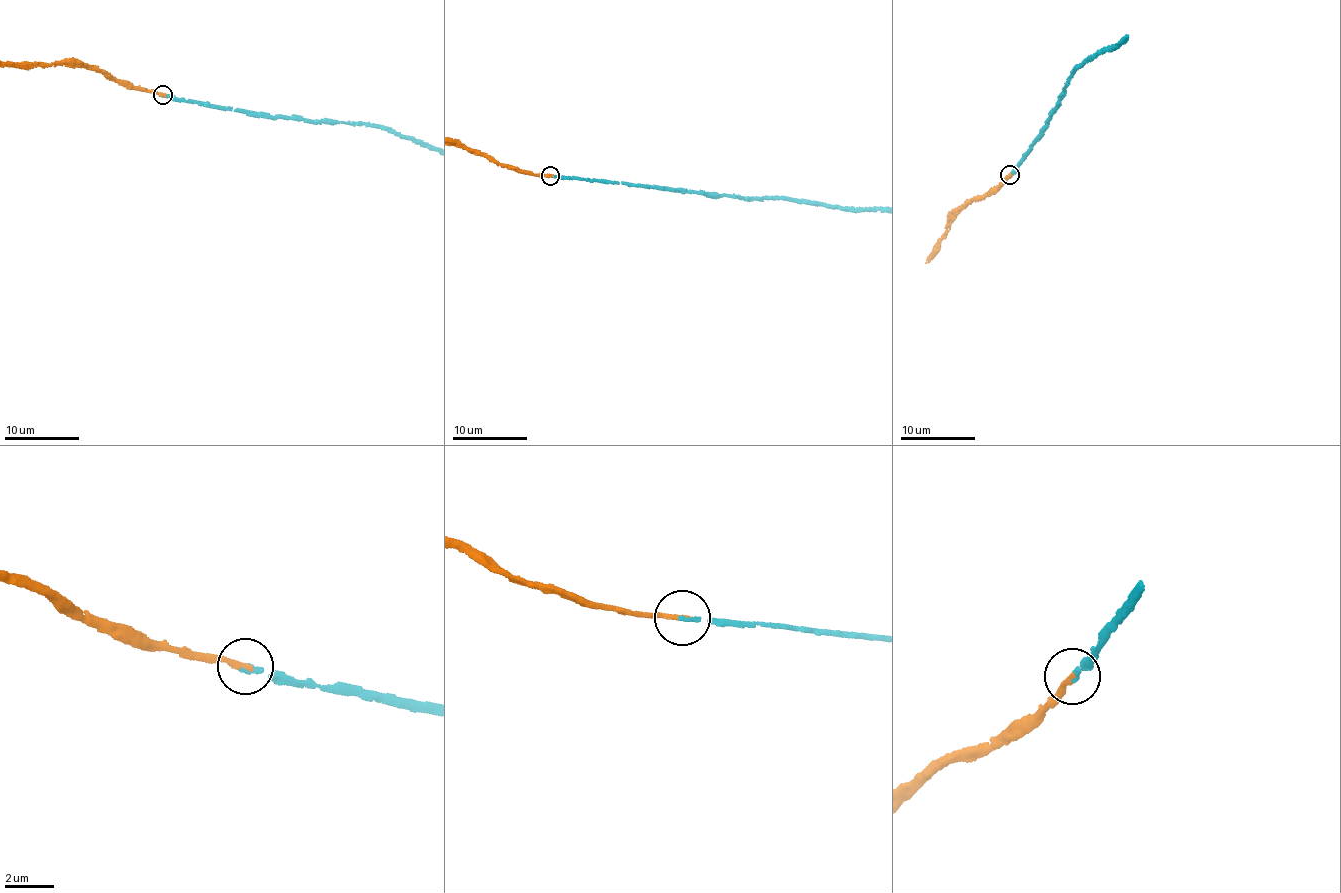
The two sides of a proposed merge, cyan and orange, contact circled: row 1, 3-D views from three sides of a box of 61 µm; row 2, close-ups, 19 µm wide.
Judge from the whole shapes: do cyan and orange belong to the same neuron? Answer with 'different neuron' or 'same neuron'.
same neuron

